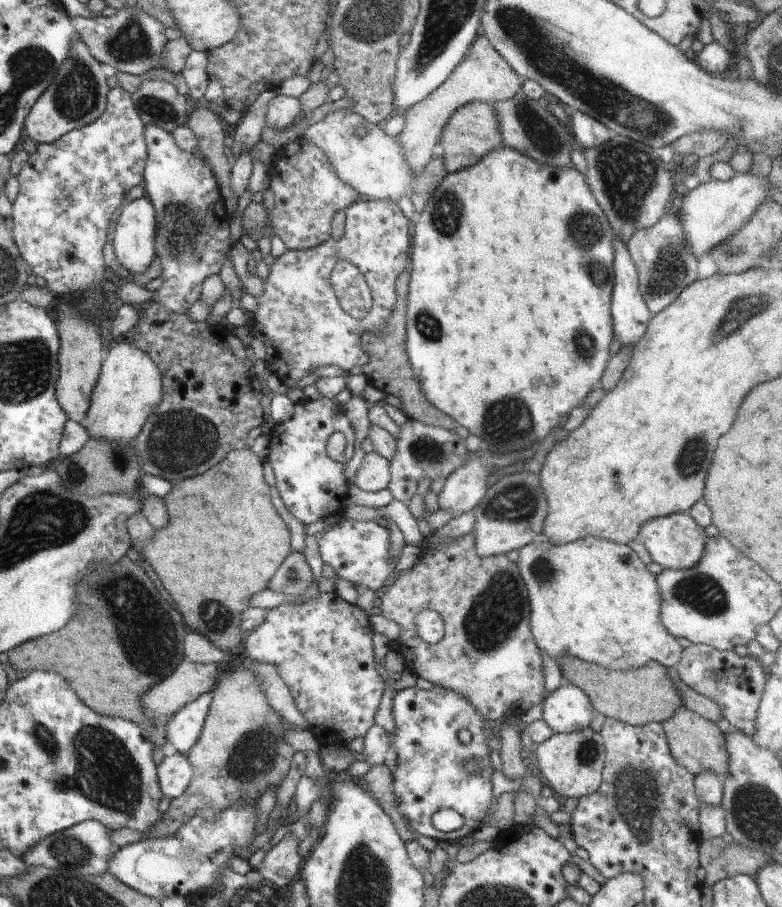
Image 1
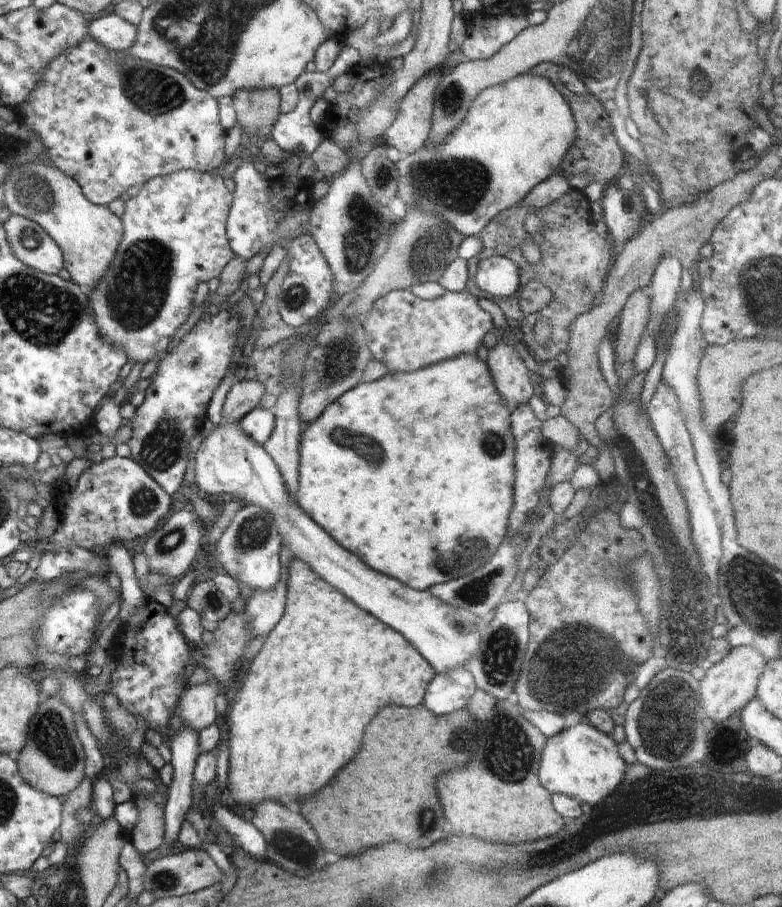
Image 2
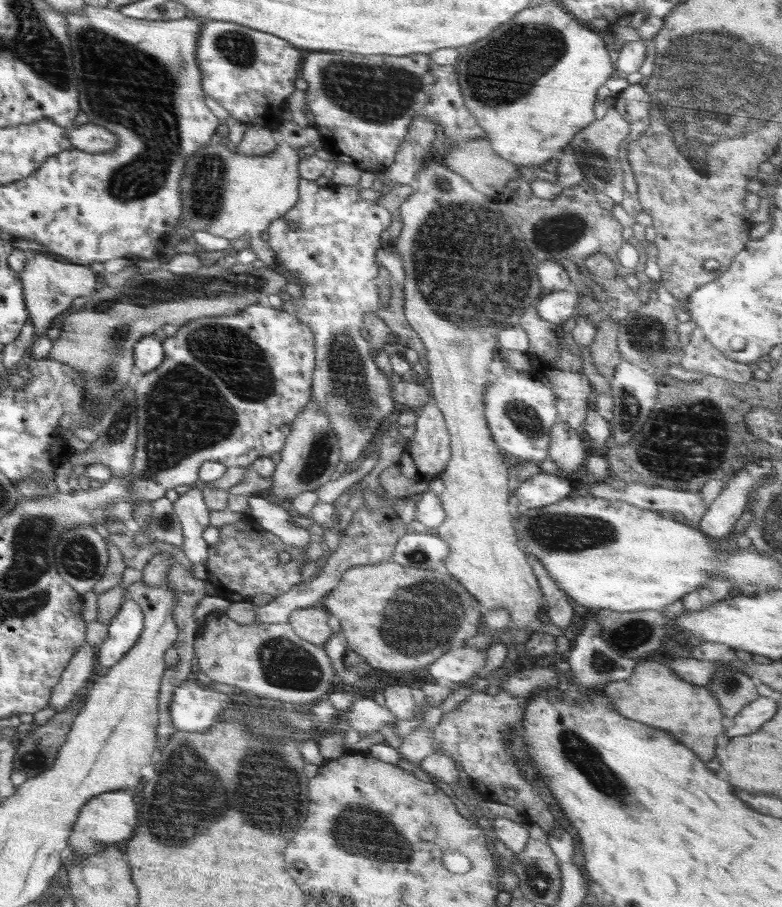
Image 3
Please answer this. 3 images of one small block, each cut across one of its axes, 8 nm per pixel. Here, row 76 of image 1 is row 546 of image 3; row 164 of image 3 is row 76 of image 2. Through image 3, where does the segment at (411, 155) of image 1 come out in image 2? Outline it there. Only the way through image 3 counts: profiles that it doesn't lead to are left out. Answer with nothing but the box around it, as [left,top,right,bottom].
[383,70,444,157]

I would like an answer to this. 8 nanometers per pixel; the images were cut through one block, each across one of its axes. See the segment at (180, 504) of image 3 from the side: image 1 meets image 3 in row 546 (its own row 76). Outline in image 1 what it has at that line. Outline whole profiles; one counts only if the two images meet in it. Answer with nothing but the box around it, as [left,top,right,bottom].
[181,51,208,102]

